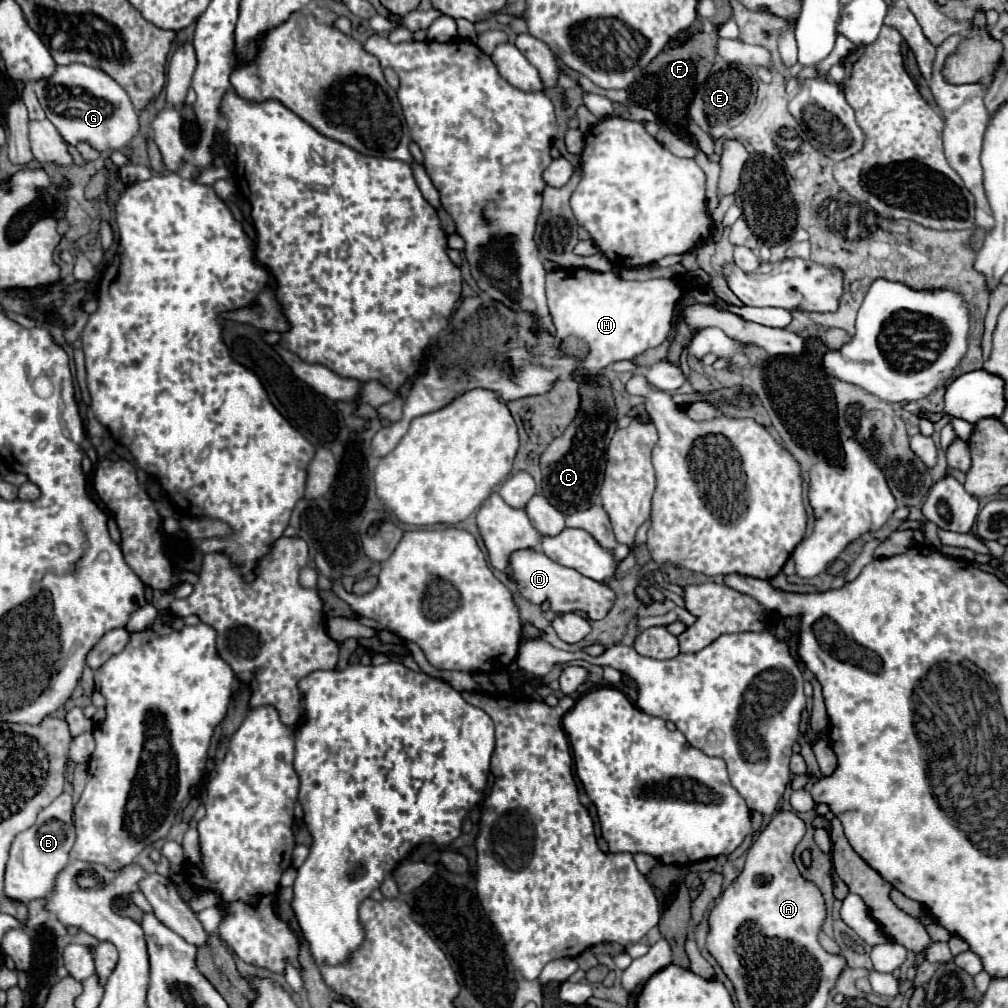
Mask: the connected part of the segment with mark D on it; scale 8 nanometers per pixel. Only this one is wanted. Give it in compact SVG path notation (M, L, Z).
M539 549L513 551L513 555L509 557L509 569L511 569L511 579L515 581L519 593L525 599L529 599L535 605L549 601L549 605L555 613L579 611L595 621L595 619L603 619L609 613L609 609L613 607L615 593L605 583L597 583L589 577L583 577L575 569L567 569L567 567L551 561Z

